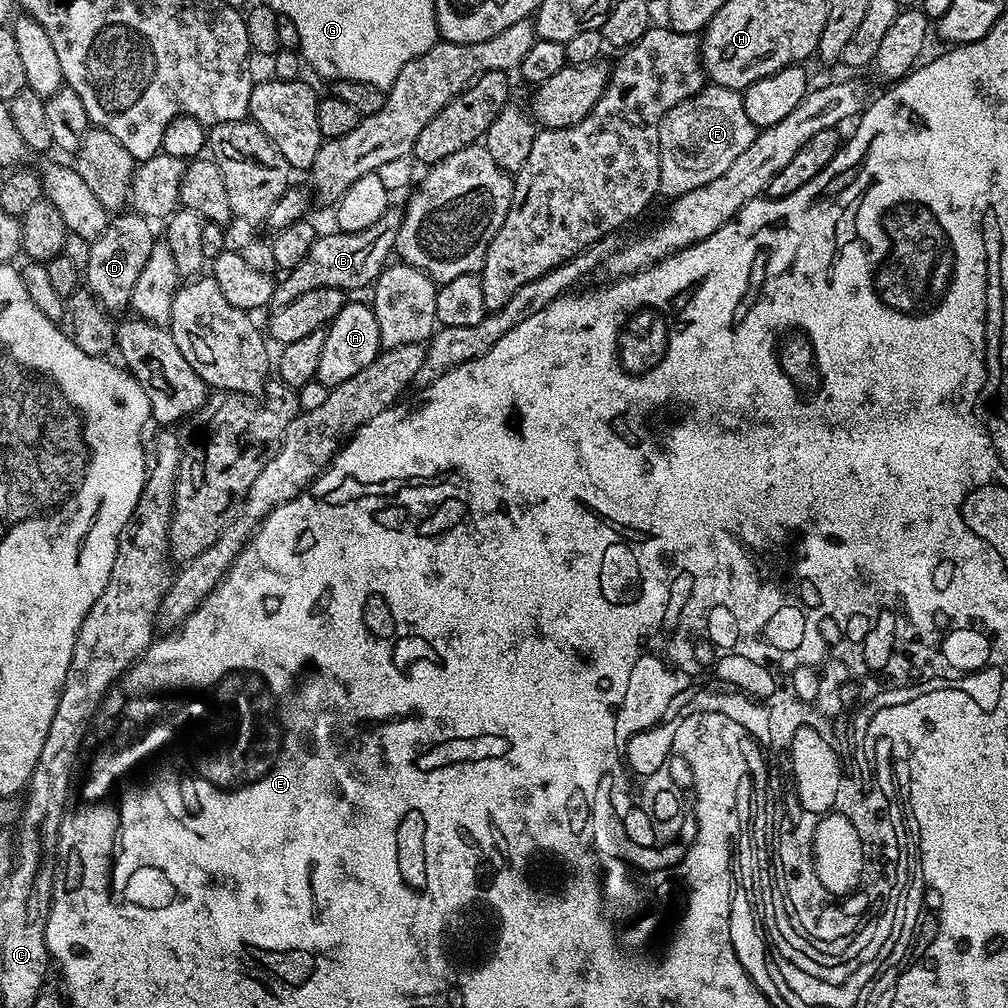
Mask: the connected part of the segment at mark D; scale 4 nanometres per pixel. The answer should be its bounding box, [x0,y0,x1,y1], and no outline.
[82,210,158,314]

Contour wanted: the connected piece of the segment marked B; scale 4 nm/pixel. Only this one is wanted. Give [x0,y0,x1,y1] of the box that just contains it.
[272,206,403,308]

